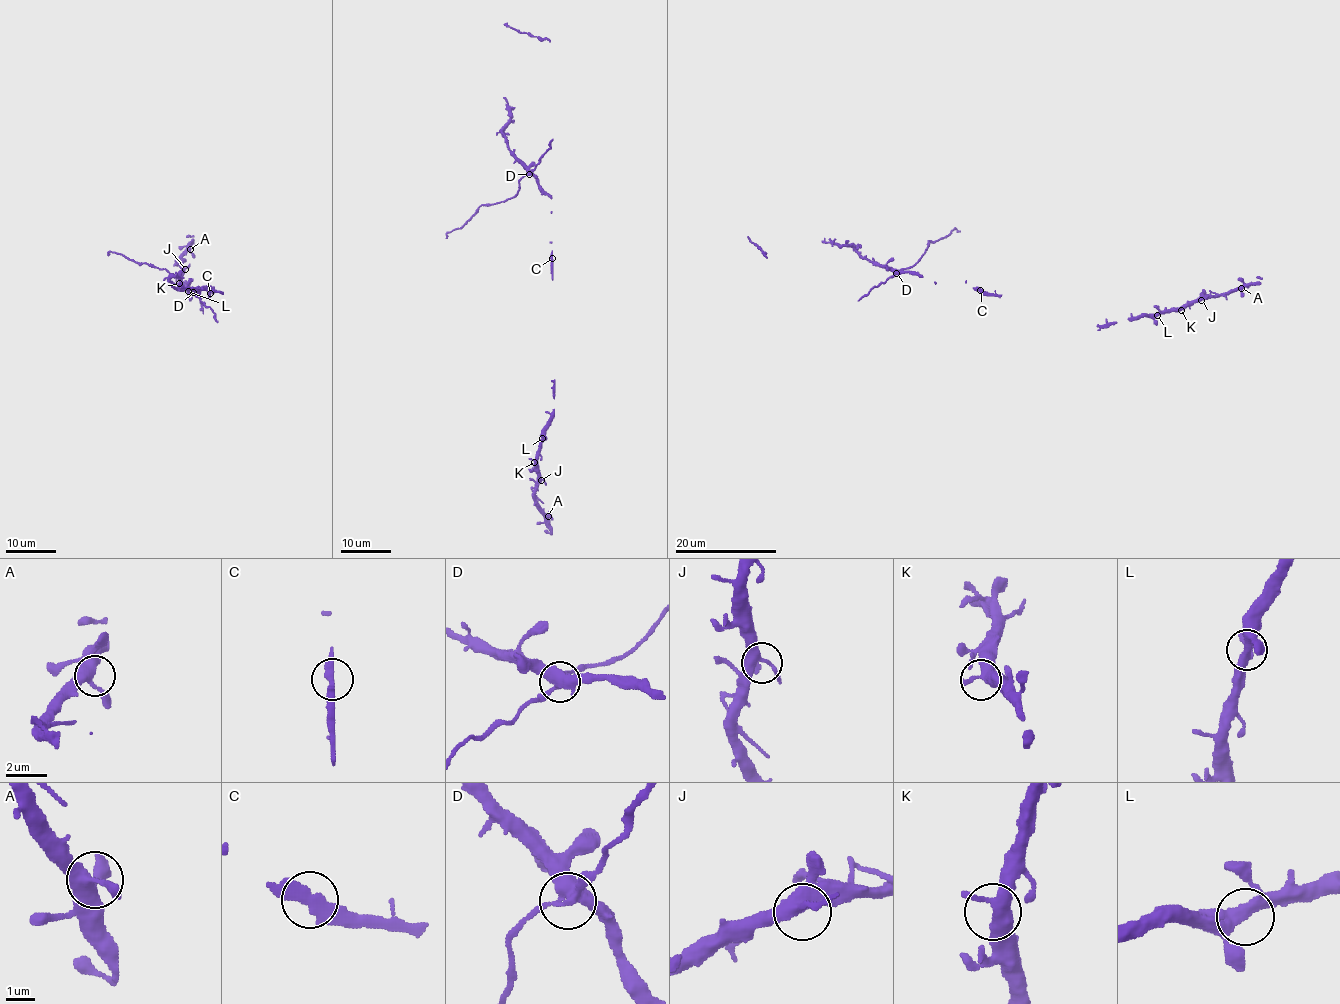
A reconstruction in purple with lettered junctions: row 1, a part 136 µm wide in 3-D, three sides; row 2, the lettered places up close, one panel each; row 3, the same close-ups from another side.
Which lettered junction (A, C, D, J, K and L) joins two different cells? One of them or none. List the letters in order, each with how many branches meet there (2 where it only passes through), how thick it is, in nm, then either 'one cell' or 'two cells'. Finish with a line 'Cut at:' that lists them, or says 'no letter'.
A: 4 | 400 nm | one cell
C: 2 | 440 nm | one cell
D: 4 | 400 nm | two cells
J: 3 | 400 nm | one cell
K: 3 | 380 nm | one cell
L: 4 | 360 nm | one cell
Cut at: D

